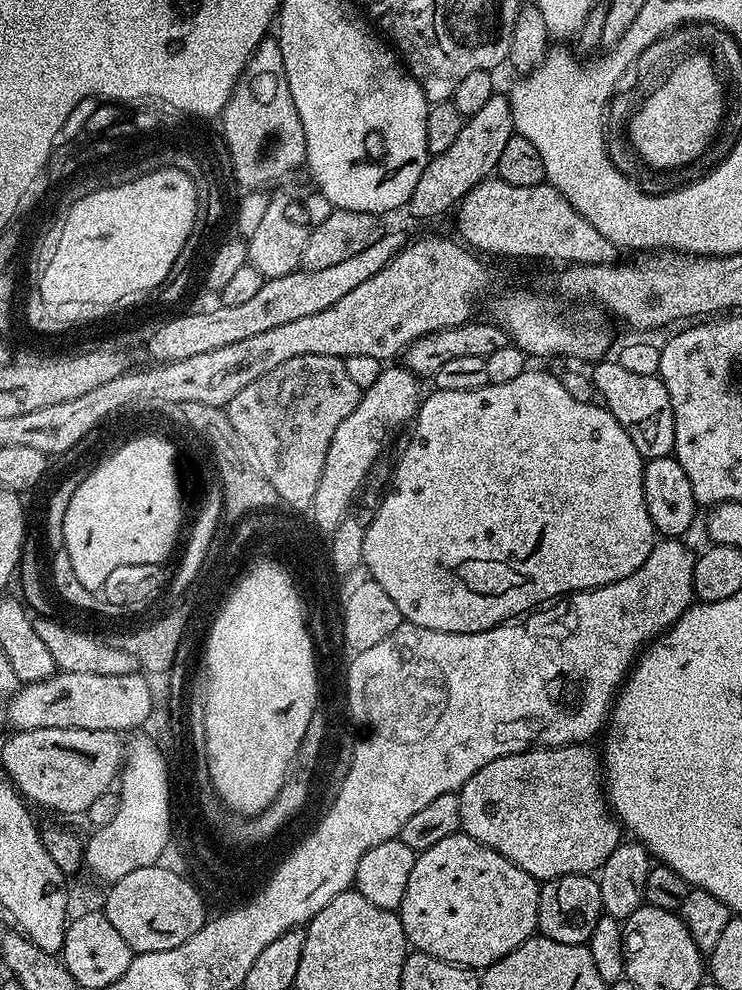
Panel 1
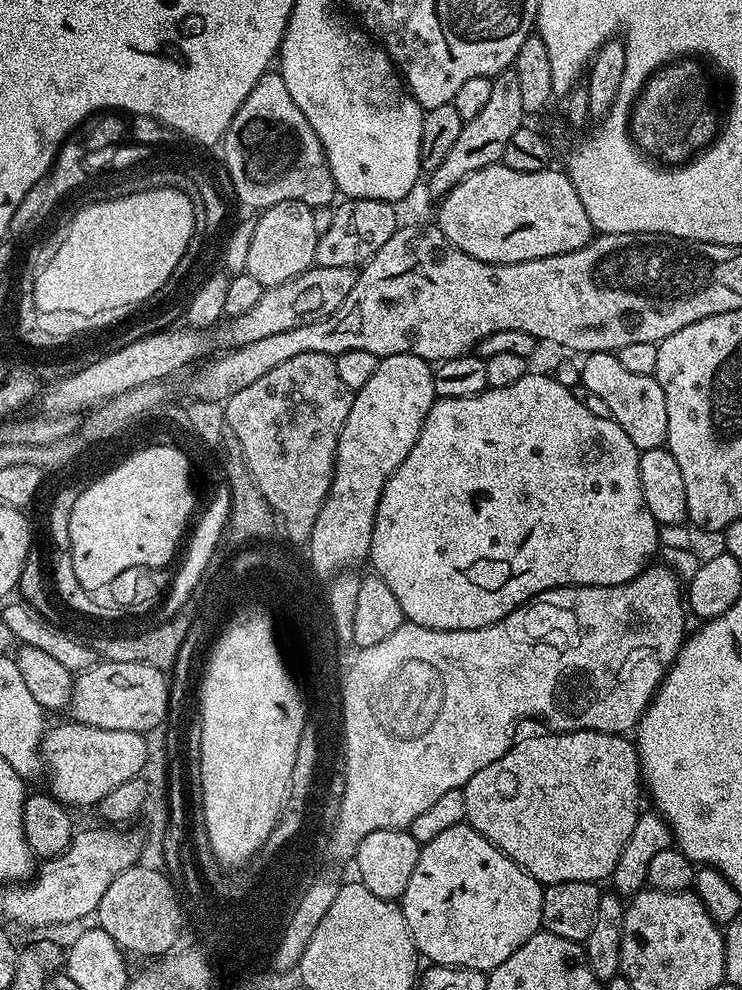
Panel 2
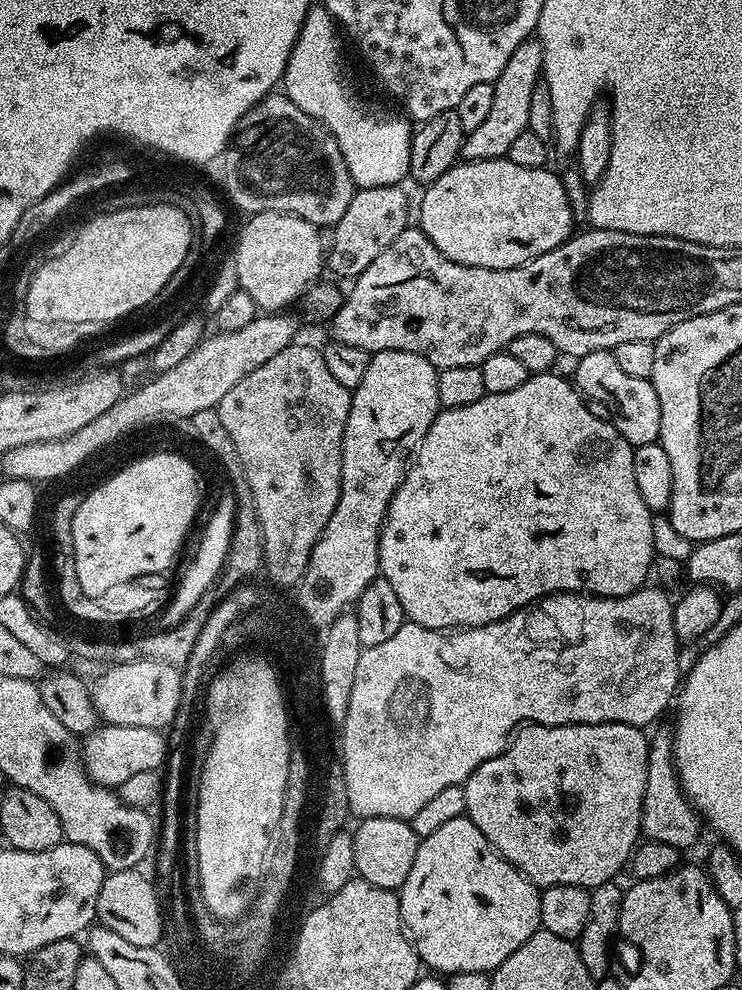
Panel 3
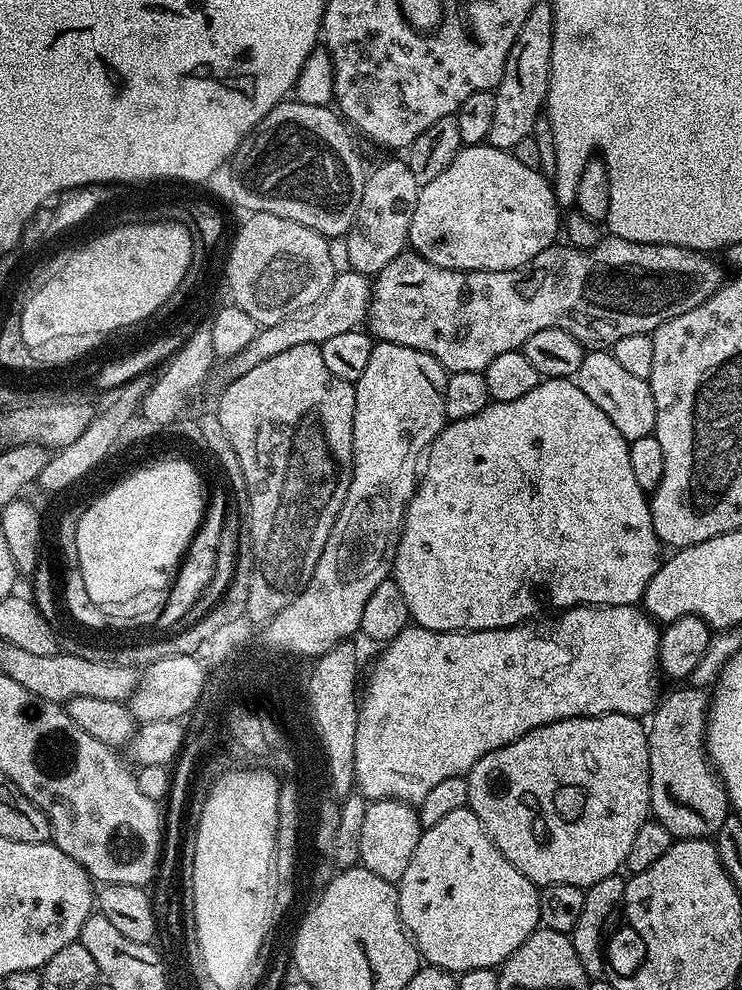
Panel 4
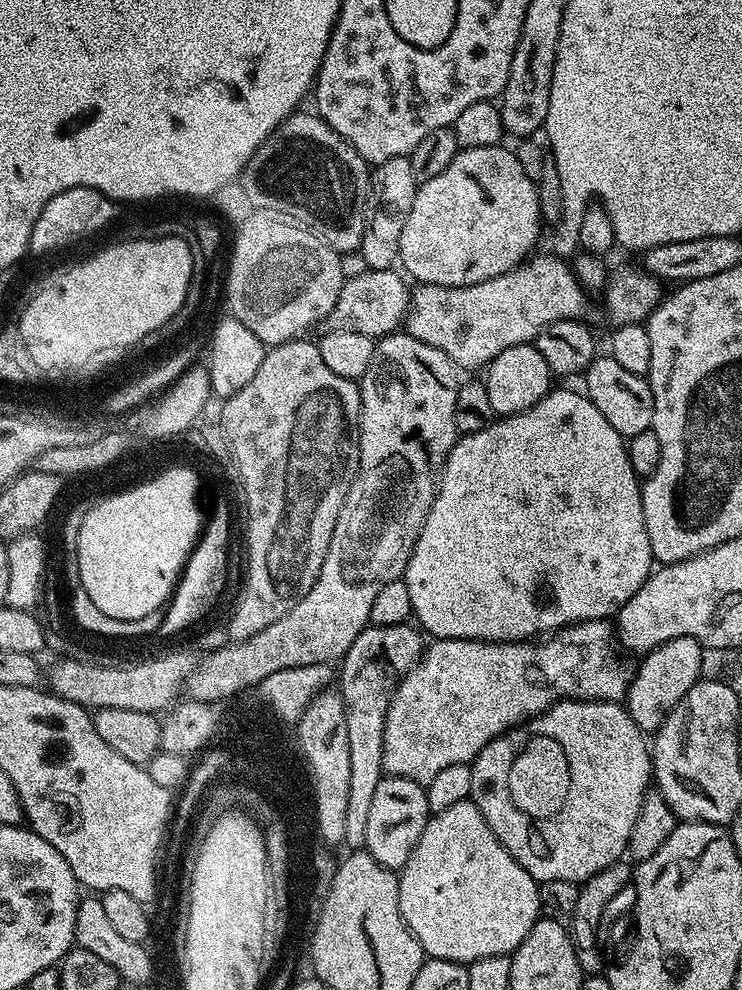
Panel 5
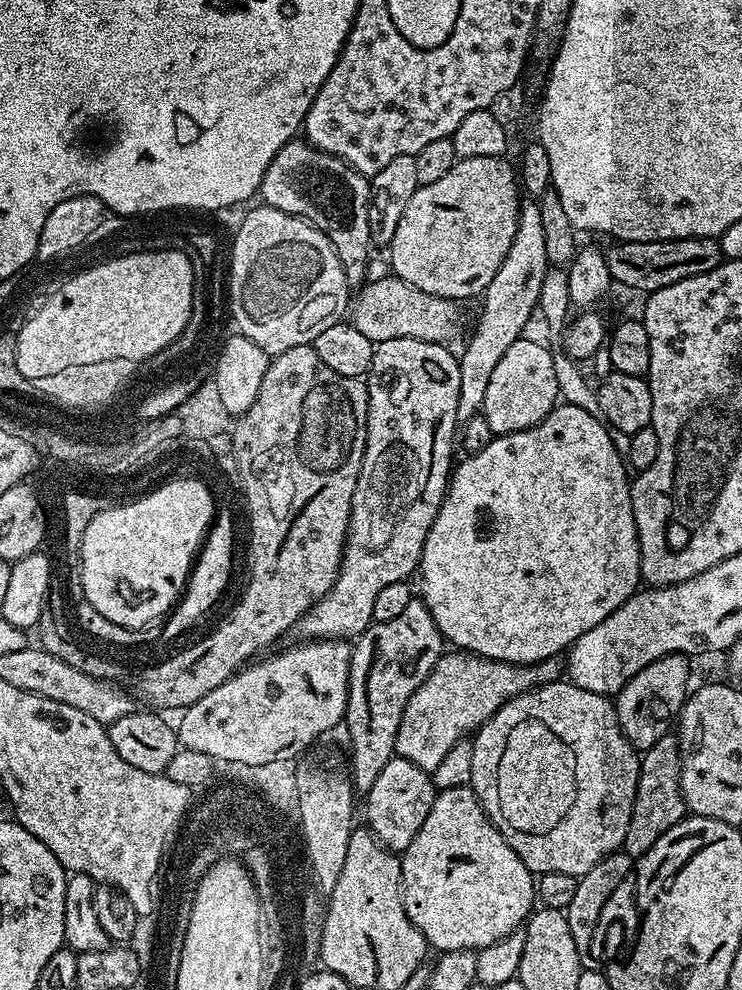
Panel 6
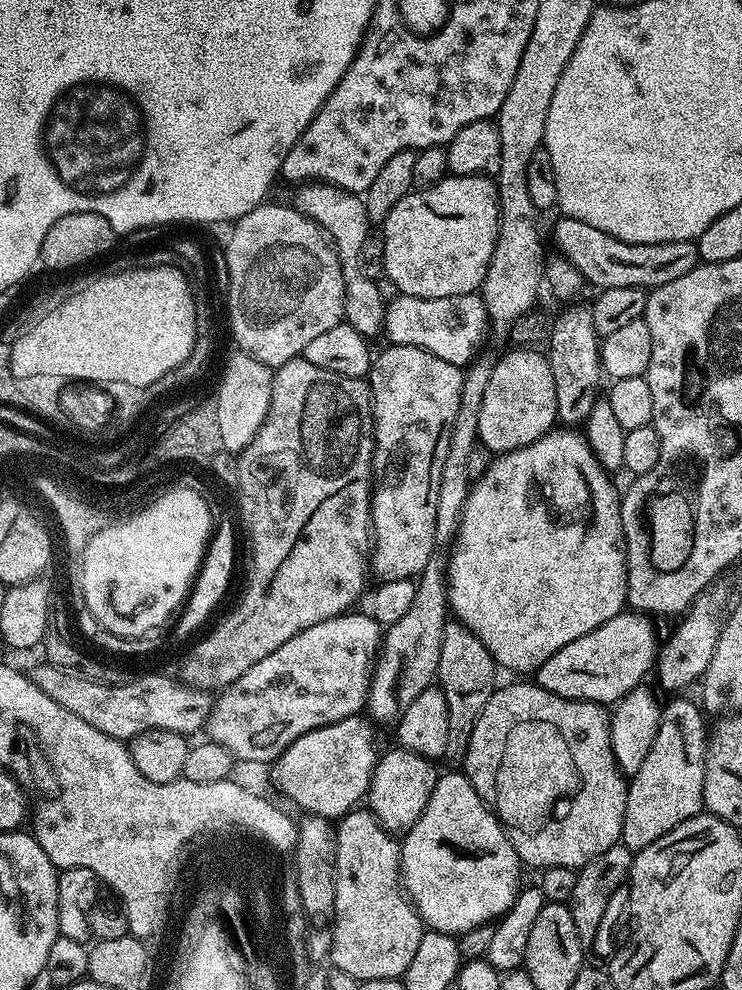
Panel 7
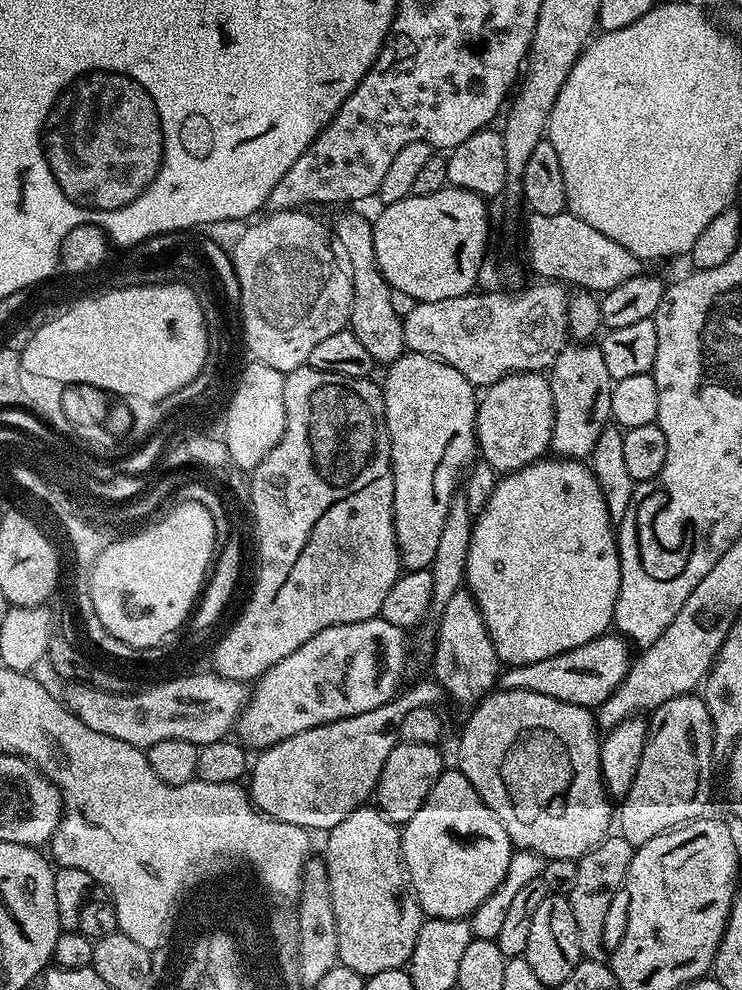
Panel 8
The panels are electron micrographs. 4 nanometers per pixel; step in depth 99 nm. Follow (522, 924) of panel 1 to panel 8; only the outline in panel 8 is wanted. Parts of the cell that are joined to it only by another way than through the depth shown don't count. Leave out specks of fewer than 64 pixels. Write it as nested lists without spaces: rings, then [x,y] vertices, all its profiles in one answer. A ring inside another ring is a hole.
[[[458,770],[441,772],[426,802],[422,802],[422,810],[418,810],[418,814],[403,825],[400,834],[400,855],[407,883],[420,905],[421,913],[434,919],[463,920],[471,917],[472,912],[478,910],[478,906],[482,906],[490,894],[494,894],[502,878],[506,878],[513,851],[514,845],[502,822],[498,822],[486,802],[482,802],[478,790],[474,790],[474,786],[470,786],[470,782]]]

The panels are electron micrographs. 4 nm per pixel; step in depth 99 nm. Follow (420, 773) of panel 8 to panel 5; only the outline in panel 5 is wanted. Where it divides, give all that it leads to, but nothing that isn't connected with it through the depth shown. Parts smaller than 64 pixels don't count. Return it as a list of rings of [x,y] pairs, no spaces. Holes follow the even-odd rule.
[[[385,775],[384,779],[378,782],[378,791],[370,801],[370,815],[366,817],[366,838],[363,847],[363,851],[372,855],[374,862],[393,870],[404,868],[406,862],[410,862],[410,854],[414,854],[414,846],[418,846],[418,838],[422,838],[422,830],[426,830],[430,815],[424,790],[425,785],[401,776]]]

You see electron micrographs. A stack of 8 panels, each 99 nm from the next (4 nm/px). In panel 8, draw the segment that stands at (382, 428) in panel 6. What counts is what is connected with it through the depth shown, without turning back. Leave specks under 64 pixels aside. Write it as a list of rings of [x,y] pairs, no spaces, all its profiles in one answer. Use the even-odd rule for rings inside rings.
[[[405,351],[392,364],[382,379],[384,393],[384,425],[390,438],[391,476],[394,478],[394,502],[392,503],[392,525],[396,531],[396,544],[400,548],[400,559],[408,570],[424,570],[429,567],[438,550],[438,538],[442,526],[446,526],[448,511],[453,496],[466,469],[477,459],[476,406],[477,389],[454,366],[426,354]]]

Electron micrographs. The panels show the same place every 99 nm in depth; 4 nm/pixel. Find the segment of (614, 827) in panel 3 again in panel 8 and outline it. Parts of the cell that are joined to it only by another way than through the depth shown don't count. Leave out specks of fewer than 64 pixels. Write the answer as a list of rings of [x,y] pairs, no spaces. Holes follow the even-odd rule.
[[[496,690],[484,697],[479,704],[471,709],[468,721],[464,724],[464,733],[460,736],[460,745],[456,748],[458,771],[478,790],[482,802],[502,822],[506,834],[511,838],[517,849],[525,852],[536,852],[543,856],[545,861],[566,858],[578,861],[590,850],[594,850],[608,837],[611,826],[614,824],[614,804],[604,789],[604,779],[600,769],[601,733],[598,731],[596,718],[591,708],[583,708],[570,702],[562,702],[558,698],[546,698],[546,694],[538,694],[530,690]]]

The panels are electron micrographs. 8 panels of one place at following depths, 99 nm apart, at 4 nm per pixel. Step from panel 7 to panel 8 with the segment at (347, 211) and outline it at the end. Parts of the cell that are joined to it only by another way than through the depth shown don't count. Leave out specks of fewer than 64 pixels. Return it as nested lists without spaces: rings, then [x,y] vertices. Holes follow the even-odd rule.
[[[344,212],[336,220],[334,240],[352,277],[352,305],[350,306],[348,328],[358,338],[358,342],[362,342],[362,347],[369,352],[373,362],[377,365],[387,366],[397,360],[399,356],[404,355],[406,351],[404,321],[390,306],[392,287],[388,285],[386,278],[376,266],[372,226],[371,219],[367,220],[366,217],[359,216],[356,212]]]

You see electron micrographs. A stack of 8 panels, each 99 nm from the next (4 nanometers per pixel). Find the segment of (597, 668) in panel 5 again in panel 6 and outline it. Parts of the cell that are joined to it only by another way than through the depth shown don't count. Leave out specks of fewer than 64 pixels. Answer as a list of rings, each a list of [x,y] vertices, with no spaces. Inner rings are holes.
[[[448,650],[440,657],[440,661],[430,670],[426,682],[414,690],[410,702],[406,702],[406,710],[402,714],[402,722],[398,726],[396,739],[396,755],[414,762],[414,766],[431,774],[434,766],[446,758],[450,746],[454,746],[469,734],[475,733],[481,724],[491,718],[507,700],[522,695],[541,684],[550,684],[562,676],[562,664],[559,659],[544,660],[541,664],[507,664],[497,660],[487,660],[485,656],[475,656],[463,650]]]

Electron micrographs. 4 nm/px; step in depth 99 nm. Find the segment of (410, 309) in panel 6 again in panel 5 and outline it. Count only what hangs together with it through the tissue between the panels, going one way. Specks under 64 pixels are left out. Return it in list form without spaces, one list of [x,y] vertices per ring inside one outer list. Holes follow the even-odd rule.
[[[392,268],[369,270],[358,277],[345,279],[338,302],[334,302],[326,318],[327,327],[331,330],[354,330],[354,334],[366,334],[373,338],[391,336],[405,323],[408,315],[410,288],[404,285],[403,279],[405,277]]]

